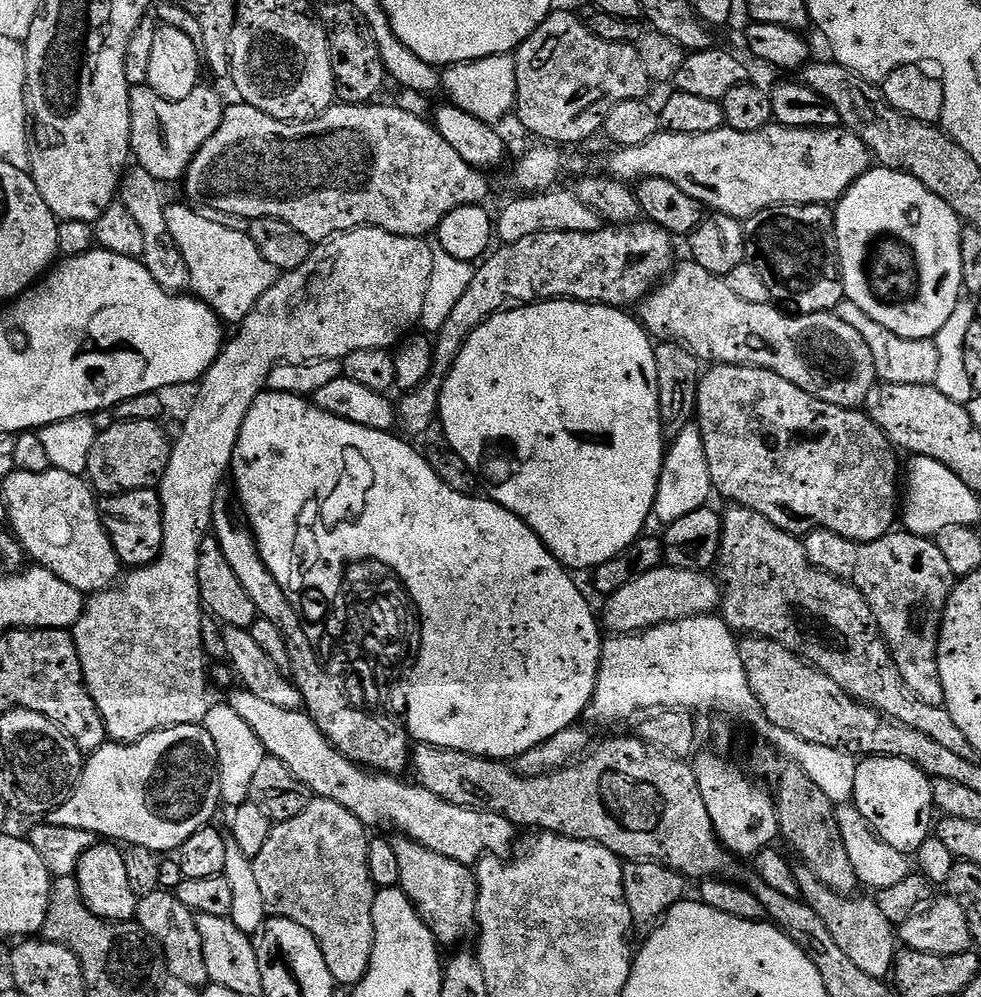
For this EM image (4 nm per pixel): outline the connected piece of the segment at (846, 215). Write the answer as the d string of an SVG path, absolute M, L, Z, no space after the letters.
M883 166L869 167L863 172L847 192L840 197L834 208L836 214L836 254L840 262L840 278L844 281L844 294L847 300L854 302L865 314L870 314L878 326L886 326L890 334L898 334L898 338L910 338L911 340L930 340L936 337L942 326L949 321L950 314L962 298L965 291L964 275L962 274L962 222L938 194L926 190L918 178L914 178L905 172L896 172L893 168Z

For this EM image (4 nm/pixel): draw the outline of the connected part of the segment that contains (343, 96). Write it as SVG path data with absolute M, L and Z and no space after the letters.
M350 2L344 4L328 4L318 19L328 34L328 53L330 66L334 70L336 83L336 100L342 104L371 104L386 84L386 73L382 54L378 51L378 42L374 42L374 30L370 30L370 22L362 18L358 6Z

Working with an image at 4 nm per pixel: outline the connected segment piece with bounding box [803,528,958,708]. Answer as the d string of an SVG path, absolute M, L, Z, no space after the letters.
M825 528L803 537L808 561L855 588L866 598L880 627L894 662L906 678L906 686L926 706L944 707L942 678L938 674L940 623L958 577L950 570L935 539L916 536L907 530L893 530L874 542L859 544Z

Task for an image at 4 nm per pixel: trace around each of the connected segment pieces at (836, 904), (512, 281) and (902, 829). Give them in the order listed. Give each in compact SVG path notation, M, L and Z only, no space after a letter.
M803 866L796 868L796 877L800 887L800 896L805 904L810 905L826 922L826 930L838 942L838 947L850 957L854 966L859 966L870 978L884 980L893 971L898 955L898 932L894 925L884 917L882 910L878 910L875 899L856 900L852 896L843 896L830 886L826 886L808 868Z
M635 222L623 226L602 226L594 234L539 232L530 234L530 238L497 247L475 269L470 286L455 303L439 332L435 333L432 375L422 382L422 386L399 397L399 427L404 427L409 432L407 435L412 437L422 435L431 424L437 423L444 380L468 336L478 330L489 316L541 300L582 300L586 304L606 304L618 309L628 306L624 304L639 305L673 271L672 259L676 252L672 243L674 237L665 228L651 222Z
M869 756L861 759L854 774L852 800L866 822L894 850L915 854L918 846L926 842L934 828L932 780L909 760L893 756Z

